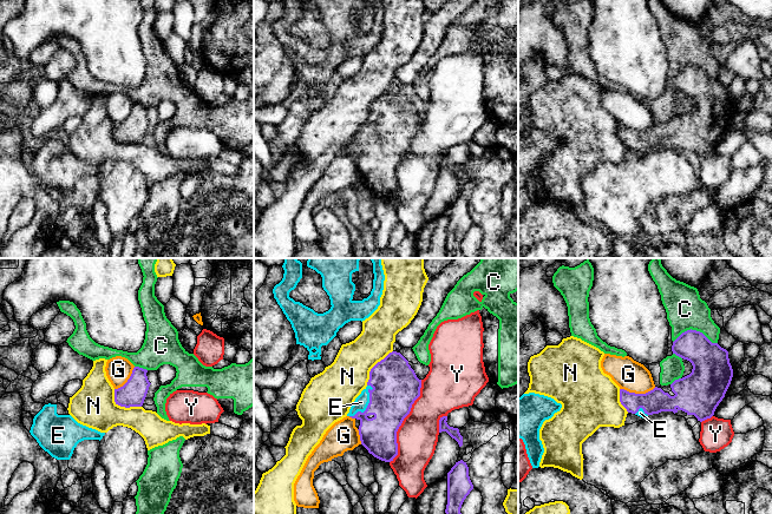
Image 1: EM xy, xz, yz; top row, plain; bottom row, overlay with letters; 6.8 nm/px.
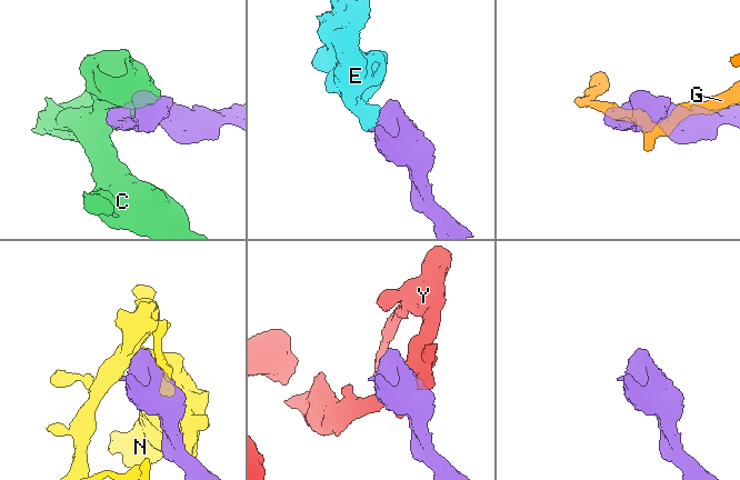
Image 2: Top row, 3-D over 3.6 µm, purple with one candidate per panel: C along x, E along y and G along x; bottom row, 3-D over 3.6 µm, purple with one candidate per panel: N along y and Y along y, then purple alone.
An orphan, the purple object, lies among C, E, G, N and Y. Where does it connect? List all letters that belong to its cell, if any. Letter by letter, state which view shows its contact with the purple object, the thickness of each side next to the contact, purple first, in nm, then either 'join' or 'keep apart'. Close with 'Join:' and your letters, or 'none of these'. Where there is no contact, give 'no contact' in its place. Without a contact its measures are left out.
C: yz | 260/260 nm | keep apart
E: xz | 320/90 nm | join
G: yz | 160/200 nm | keep apart
N: xy | 180/300 nm | keep apart
Y: xz | 320/280 nm | keep apart
Join: E

